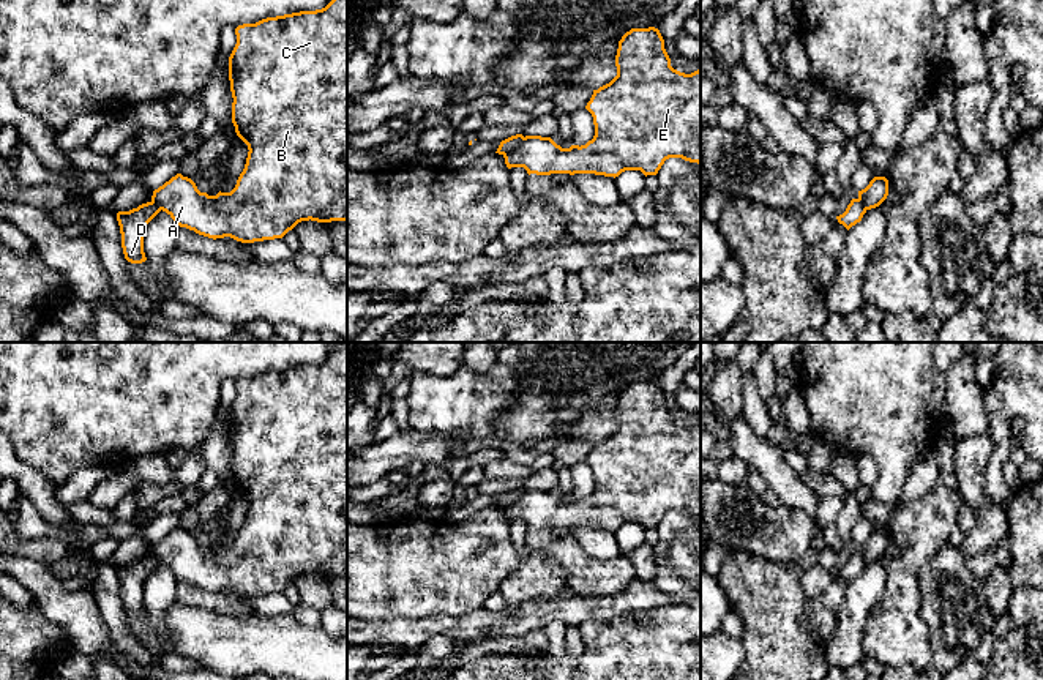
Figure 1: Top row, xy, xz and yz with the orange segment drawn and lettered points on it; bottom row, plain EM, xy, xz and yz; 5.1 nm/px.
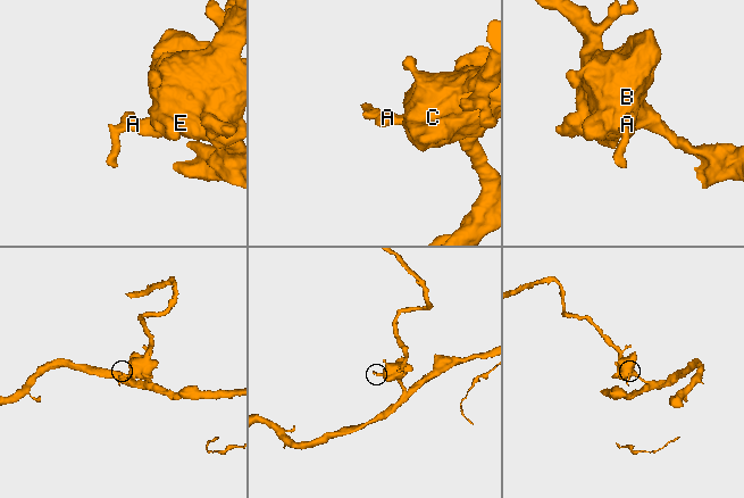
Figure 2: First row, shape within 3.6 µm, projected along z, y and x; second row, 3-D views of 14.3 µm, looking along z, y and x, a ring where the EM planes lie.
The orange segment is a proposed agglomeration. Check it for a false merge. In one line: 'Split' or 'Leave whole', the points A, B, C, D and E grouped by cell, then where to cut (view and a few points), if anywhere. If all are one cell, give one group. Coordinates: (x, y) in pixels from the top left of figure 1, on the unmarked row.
Split. Groups: A B C E / D. Split along xz (524, 491), (504, 508)

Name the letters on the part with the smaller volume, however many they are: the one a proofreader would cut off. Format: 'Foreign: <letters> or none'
Foreign: D

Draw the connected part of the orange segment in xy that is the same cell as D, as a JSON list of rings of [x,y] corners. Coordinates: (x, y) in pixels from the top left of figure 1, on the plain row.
[[[147,555],[129,565],[118,565],[117,574],[121,587],[121,601],[125,612],[131,617],[147,614],[144,606],[144,585],[147,577],[159,566],[159,560]]]

